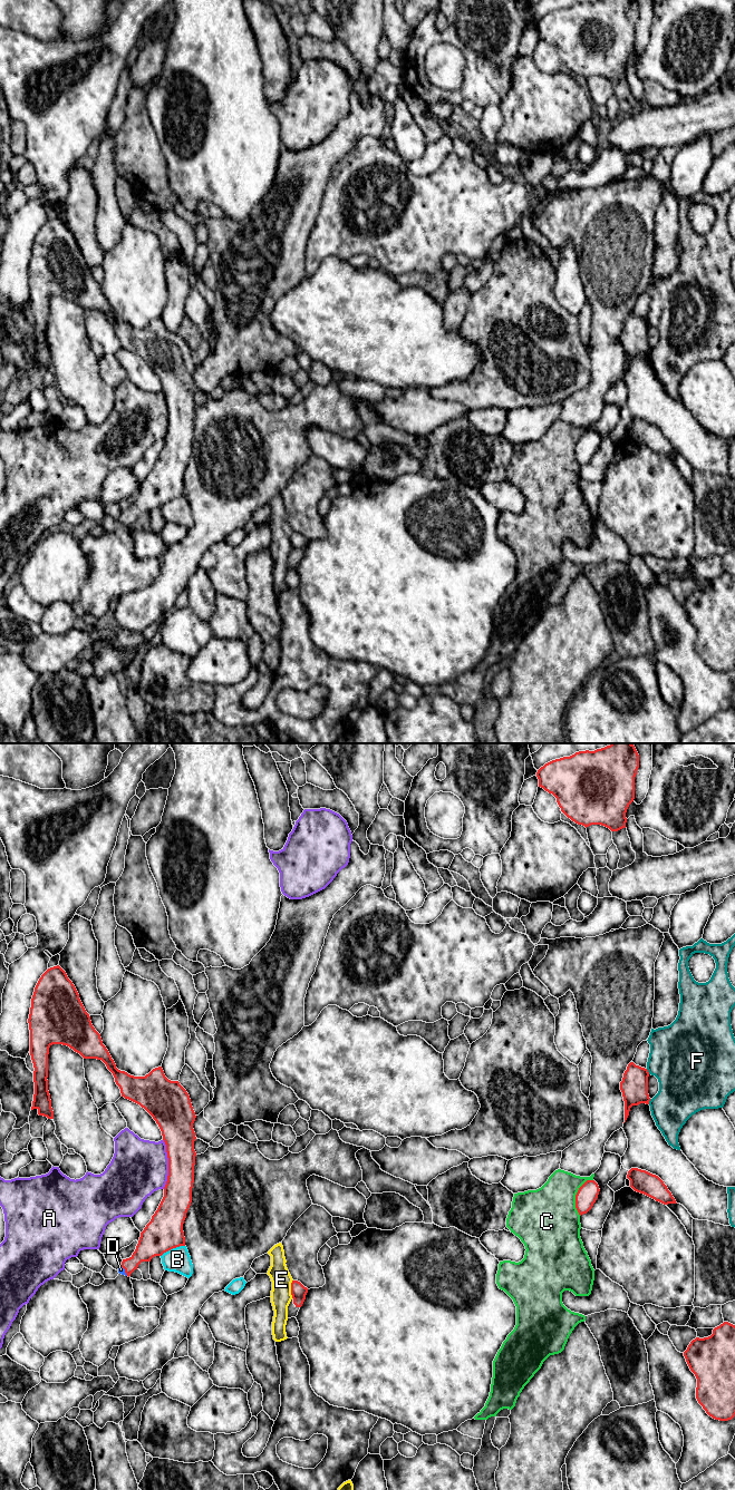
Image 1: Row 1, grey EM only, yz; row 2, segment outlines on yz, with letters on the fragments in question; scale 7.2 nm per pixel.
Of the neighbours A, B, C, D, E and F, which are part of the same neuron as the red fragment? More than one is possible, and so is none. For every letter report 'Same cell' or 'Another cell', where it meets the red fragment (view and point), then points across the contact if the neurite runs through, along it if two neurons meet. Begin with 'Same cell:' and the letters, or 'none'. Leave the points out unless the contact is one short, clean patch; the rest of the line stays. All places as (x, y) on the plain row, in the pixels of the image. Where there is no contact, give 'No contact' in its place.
Same cell: D
A: Another cell. Touches red at yz (168, 415)
B: Another cell. Touches red at yz (172, 499)
C: Another cell. Touches red at yz (576, 446)
D: Same cell. Touches red at yz (125, 522). Path across: yz (148, 497), (125, 522), (121, 520)
E: Another cell. Touches red at yz (291, 539). Boundary: yz (292, 531), (291, 548)
F: Another cell. Touches red at yz (647, 322)

